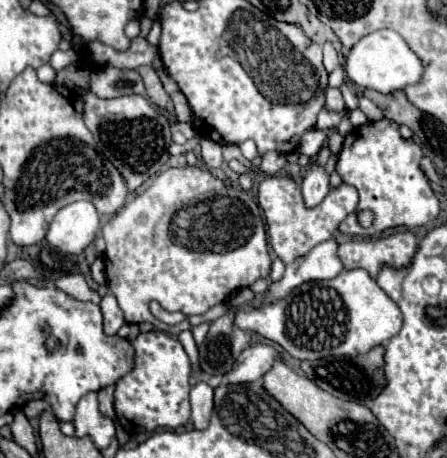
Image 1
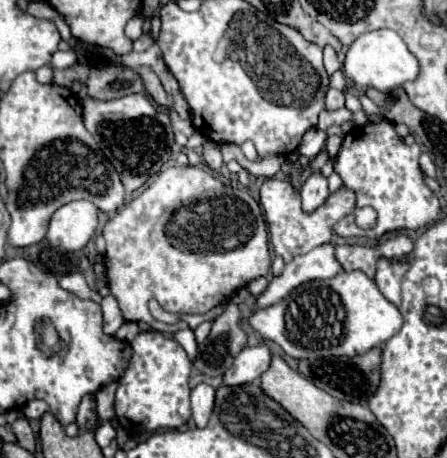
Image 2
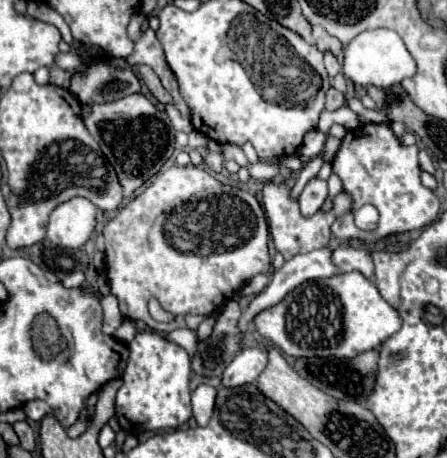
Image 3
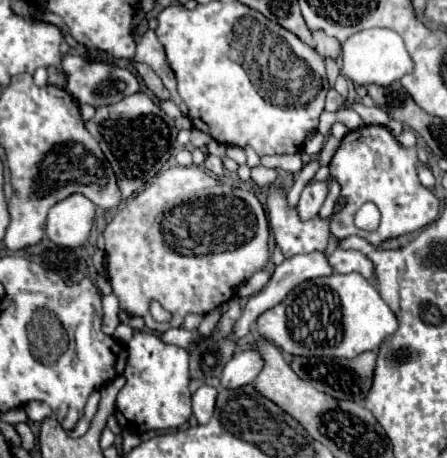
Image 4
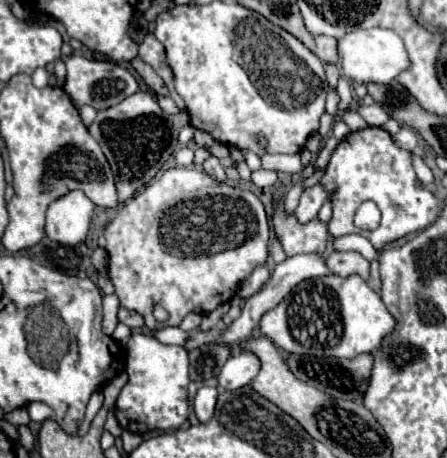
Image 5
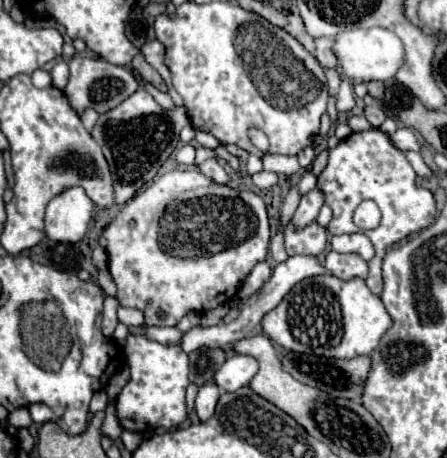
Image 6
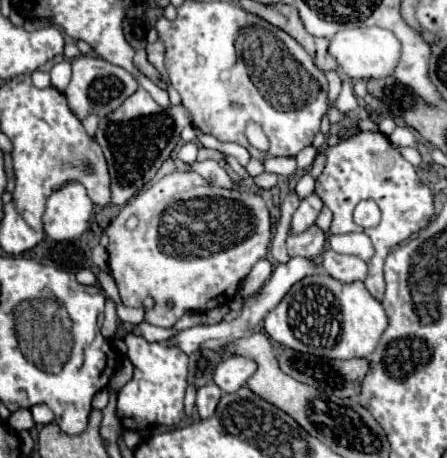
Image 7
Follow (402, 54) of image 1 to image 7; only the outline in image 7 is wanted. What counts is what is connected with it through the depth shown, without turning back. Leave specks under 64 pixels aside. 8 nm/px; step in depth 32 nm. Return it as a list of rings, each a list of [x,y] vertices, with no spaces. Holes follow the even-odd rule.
[[[372,26],[372,28],[352,28],[338,32],[330,42],[330,54],[340,64],[342,72],[352,80],[370,80],[392,76],[396,64],[400,62],[400,40],[390,30]]]

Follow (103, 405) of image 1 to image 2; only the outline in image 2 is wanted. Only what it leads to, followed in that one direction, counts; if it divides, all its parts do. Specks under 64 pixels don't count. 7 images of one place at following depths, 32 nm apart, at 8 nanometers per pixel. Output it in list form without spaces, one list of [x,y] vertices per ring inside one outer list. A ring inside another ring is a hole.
[[[116,382],[104,386],[102,390],[99,390],[96,395],[97,402],[97,415],[99,421],[111,420],[115,417],[115,392],[116,392]]]

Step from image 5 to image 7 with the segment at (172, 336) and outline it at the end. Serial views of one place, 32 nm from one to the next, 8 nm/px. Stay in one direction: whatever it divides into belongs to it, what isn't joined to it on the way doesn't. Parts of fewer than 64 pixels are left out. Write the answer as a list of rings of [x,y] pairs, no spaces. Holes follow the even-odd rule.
[[[142,322],[136,326],[140,330],[140,334],[148,340],[148,342],[166,342],[172,336],[176,336],[178,332],[172,328],[158,328],[158,326],[150,326],[148,322]]]

